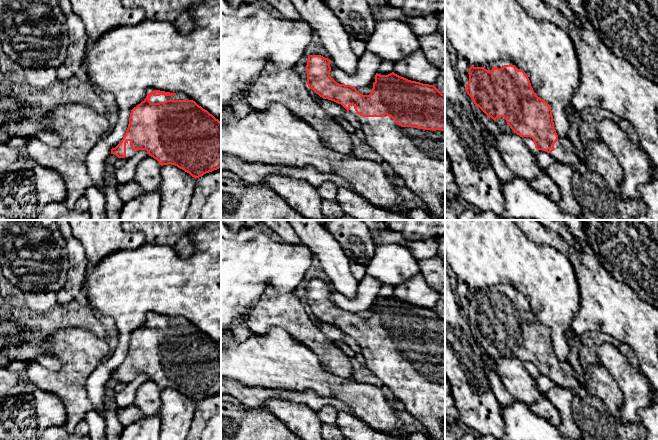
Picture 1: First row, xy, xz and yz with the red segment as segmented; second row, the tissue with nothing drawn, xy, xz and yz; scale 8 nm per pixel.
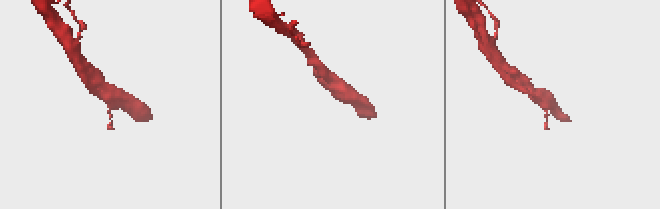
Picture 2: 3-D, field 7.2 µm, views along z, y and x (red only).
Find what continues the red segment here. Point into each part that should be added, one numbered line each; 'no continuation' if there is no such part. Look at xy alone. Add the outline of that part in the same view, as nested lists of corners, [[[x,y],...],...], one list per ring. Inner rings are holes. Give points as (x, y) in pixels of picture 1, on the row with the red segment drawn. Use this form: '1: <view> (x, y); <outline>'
1: xy (179, 96); [[[177,92],[175,96],[164,96],[164,95],[153,96],[152,95],[150,97],[150,102],[151,103],[159,103],[159,102],[164,102],[169,99],[171,99],[171,100],[192,100],[186,94],[181,93],[181,92]]]

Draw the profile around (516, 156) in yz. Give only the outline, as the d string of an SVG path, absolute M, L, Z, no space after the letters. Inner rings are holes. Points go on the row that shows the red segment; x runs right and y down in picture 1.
M490 133L489 136L484 135L484 137L487 141L486 146L488 148L490 147L491 141L494 141L494 145L501 153L503 162L519 177L529 181L546 173L546 170L537 164L536 155L528 150L523 143L523 138L516 133Z

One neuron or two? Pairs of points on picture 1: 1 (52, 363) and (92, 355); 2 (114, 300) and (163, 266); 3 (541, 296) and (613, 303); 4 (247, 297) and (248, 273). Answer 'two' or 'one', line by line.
1: two
2: one
3: two
4: one

